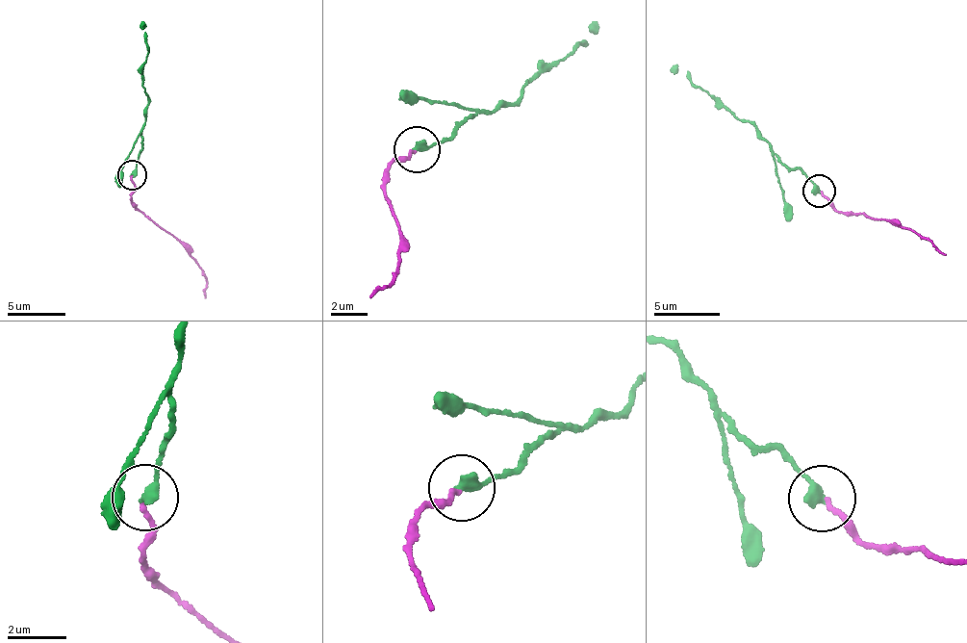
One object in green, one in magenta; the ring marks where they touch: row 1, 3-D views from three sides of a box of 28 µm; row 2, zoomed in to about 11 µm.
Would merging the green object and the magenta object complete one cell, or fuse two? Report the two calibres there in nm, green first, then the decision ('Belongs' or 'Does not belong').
Thickness 360 nm (green) against 150 nm. Belongs

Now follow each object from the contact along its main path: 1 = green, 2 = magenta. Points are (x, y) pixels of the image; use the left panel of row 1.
1: (132, 175), (143, 142), (148, 103), (141, 80), (148, 50), (142, 22)
2: (134, 176), (131, 197), (140, 212), (189, 249), (208, 285), (204, 297)

